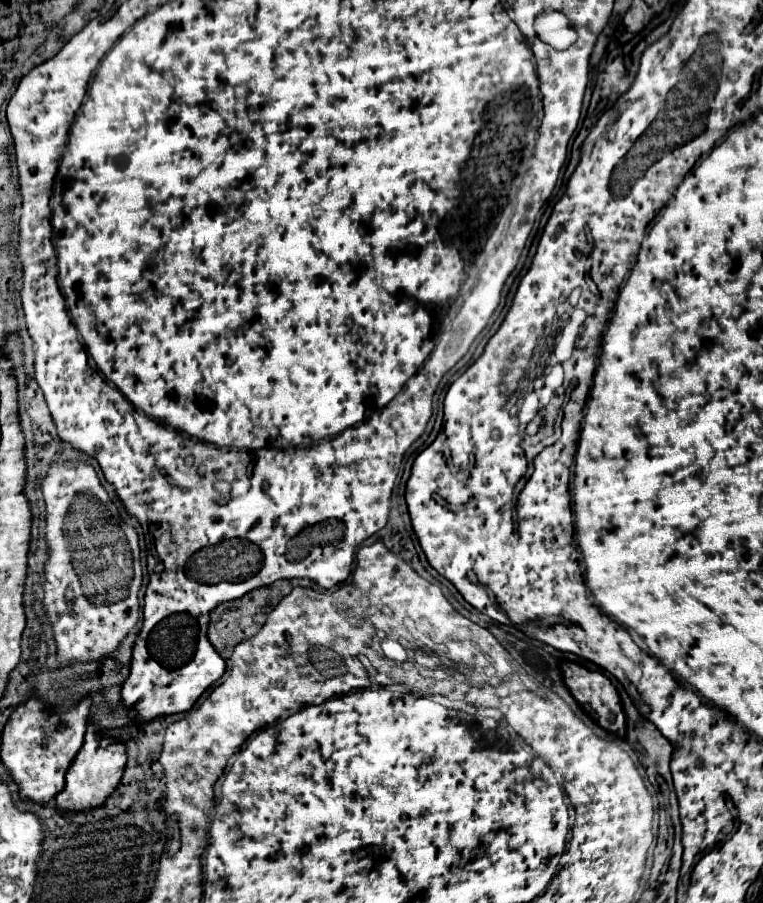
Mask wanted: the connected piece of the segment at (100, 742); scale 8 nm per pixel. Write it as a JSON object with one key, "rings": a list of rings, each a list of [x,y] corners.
{"rings":[[[87,727],[85,743],[83,743],[81,751],[77,753],[73,765],[67,771],[65,789],[55,797],[57,807],[67,809],[71,813],[81,813],[81,811],[101,807],[109,799],[109,795],[115,791],[115,787],[119,785],[119,781],[123,777],[125,761],[127,761],[125,747],[119,741],[95,733],[95,727]]]}

